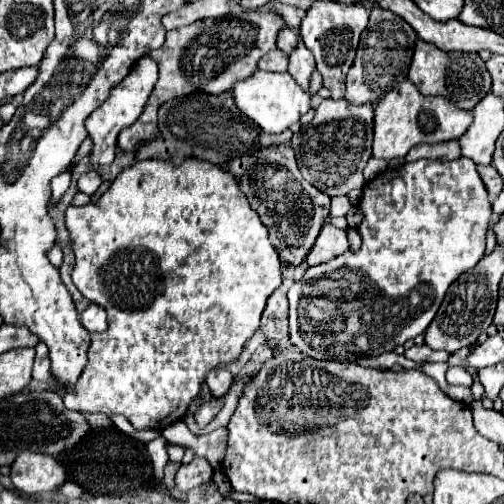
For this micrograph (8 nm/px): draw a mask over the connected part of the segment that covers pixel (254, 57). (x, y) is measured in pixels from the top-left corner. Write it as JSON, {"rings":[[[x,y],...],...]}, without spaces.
{"rings":[[[239,8],[229,16],[203,18],[203,20],[197,20],[195,24],[191,24],[191,26],[167,32],[165,44],[151,52],[151,56],[159,62],[159,80],[157,80],[157,84],[155,84],[155,88],[153,88],[153,92],[151,92],[151,96],[145,104],[143,114],[139,116],[139,120],[119,134],[121,150],[131,150],[133,146],[147,142],[149,138],[153,138],[153,134],[157,134],[157,110],[165,100],[179,98],[179,96],[185,96],[185,94],[191,94],[191,92],[197,92],[197,90],[207,92],[207,94],[221,94],[221,92],[231,90],[231,86],[235,82],[249,78],[257,70],[257,62],[261,60],[261,56],[265,56],[269,50],[277,48],[275,46],[277,34],[283,28],[285,28],[285,20],[275,10],[267,10],[267,8],[265,10],[241,10]]]}

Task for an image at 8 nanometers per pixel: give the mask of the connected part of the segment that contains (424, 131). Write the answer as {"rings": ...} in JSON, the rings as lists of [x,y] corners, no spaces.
{"rings":[[[405,80],[387,92],[375,106],[375,134],[373,156],[383,160],[403,158],[417,144],[437,144],[447,140],[459,140],[461,134],[473,122],[473,112],[457,108],[453,102],[441,96],[423,96],[415,90],[413,82]]]}

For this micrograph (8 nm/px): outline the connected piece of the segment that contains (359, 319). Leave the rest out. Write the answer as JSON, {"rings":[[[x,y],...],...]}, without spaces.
{"rings":[[[457,158],[457,160],[451,160],[451,162],[417,160],[417,162],[403,164],[399,168],[389,168],[383,174],[379,174],[375,180],[371,180],[363,186],[363,196],[361,196],[357,206],[363,210],[363,222],[359,224],[359,234],[361,234],[361,240],[363,240],[361,248],[357,252],[345,252],[343,256],[333,258],[327,264],[307,268],[303,278],[299,282],[295,282],[289,288],[289,294],[287,294],[287,298],[289,298],[289,338],[291,338],[291,344],[301,354],[311,356],[315,360],[357,362],[363,356],[375,358],[379,354],[393,352],[395,346],[403,346],[409,338],[423,334],[427,330],[427,326],[431,324],[433,316],[437,314],[441,300],[443,300],[447,288],[451,286],[451,282],[455,282],[465,270],[473,268],[485,254],[485,232],[487,232],[487,226],[489,226],[489,220],[491,220],[491,204],[489,204],[489,196],[487,196],[487,190],[483,186],[483,180],[477,174],[477,166],[469,158]]]}

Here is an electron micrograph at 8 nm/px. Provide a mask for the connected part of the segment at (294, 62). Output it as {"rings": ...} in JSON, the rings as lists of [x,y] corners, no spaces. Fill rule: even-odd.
{"rings":[[[299,40],[299,46],[295,52],[289,54],[289,74],[295,78],[295,82],[307,90],[309,88],[309,78],[315,70],[315,60],[313,54],[309,54],[309,50],[303,46],[303,42]]]}

